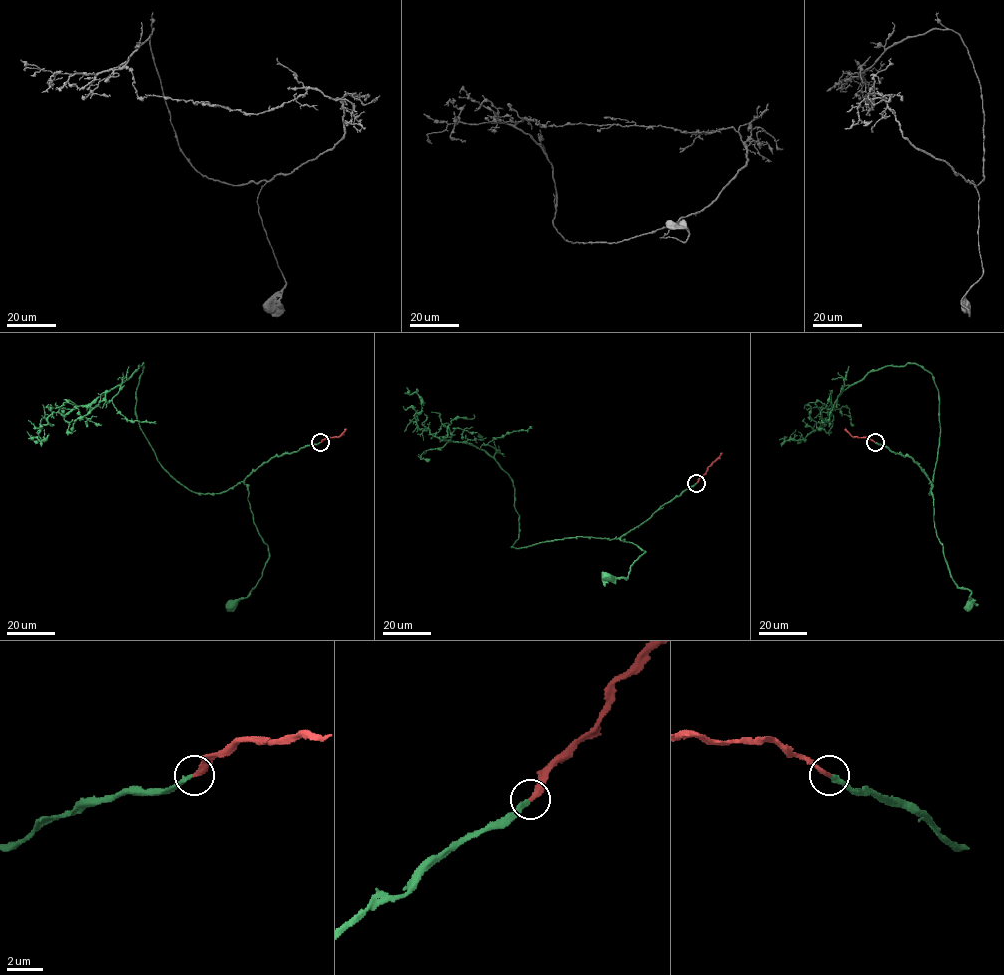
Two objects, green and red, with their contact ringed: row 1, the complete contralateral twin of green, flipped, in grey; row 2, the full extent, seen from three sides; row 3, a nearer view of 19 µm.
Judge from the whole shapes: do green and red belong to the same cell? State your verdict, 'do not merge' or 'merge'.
merge

